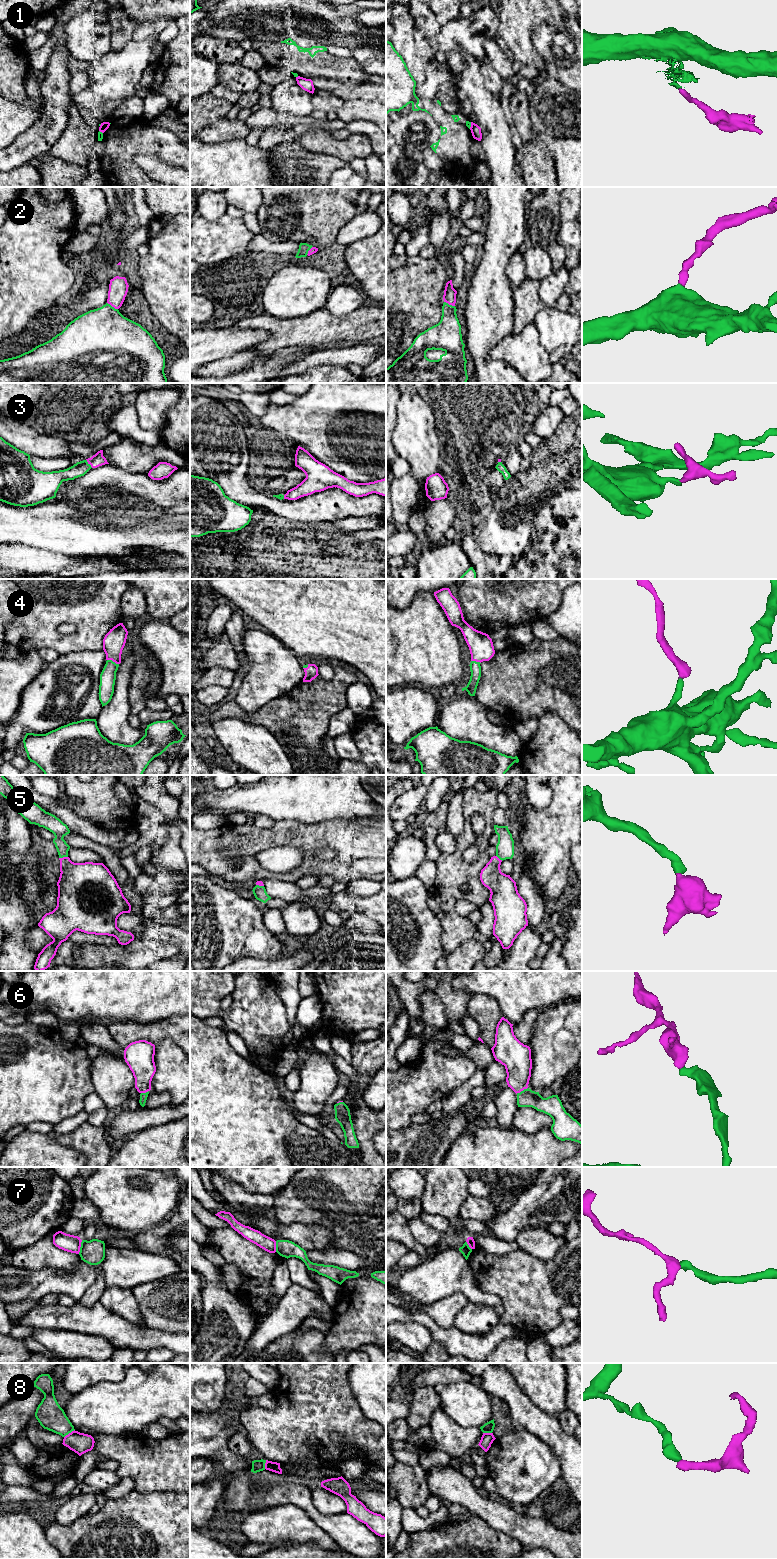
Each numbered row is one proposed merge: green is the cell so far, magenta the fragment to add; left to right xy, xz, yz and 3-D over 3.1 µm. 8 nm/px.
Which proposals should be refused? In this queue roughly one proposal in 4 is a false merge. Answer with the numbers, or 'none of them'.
1, 7, 8

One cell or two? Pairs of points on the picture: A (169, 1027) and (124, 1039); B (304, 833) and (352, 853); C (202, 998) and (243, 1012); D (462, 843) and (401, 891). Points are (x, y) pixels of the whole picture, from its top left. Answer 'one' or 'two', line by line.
A: one
B: one
C: two
D: two

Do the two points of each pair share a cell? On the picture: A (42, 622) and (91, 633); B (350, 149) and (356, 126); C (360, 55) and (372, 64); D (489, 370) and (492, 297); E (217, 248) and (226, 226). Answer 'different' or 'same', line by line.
A: same
B: different
C: same
D: same
E: same

